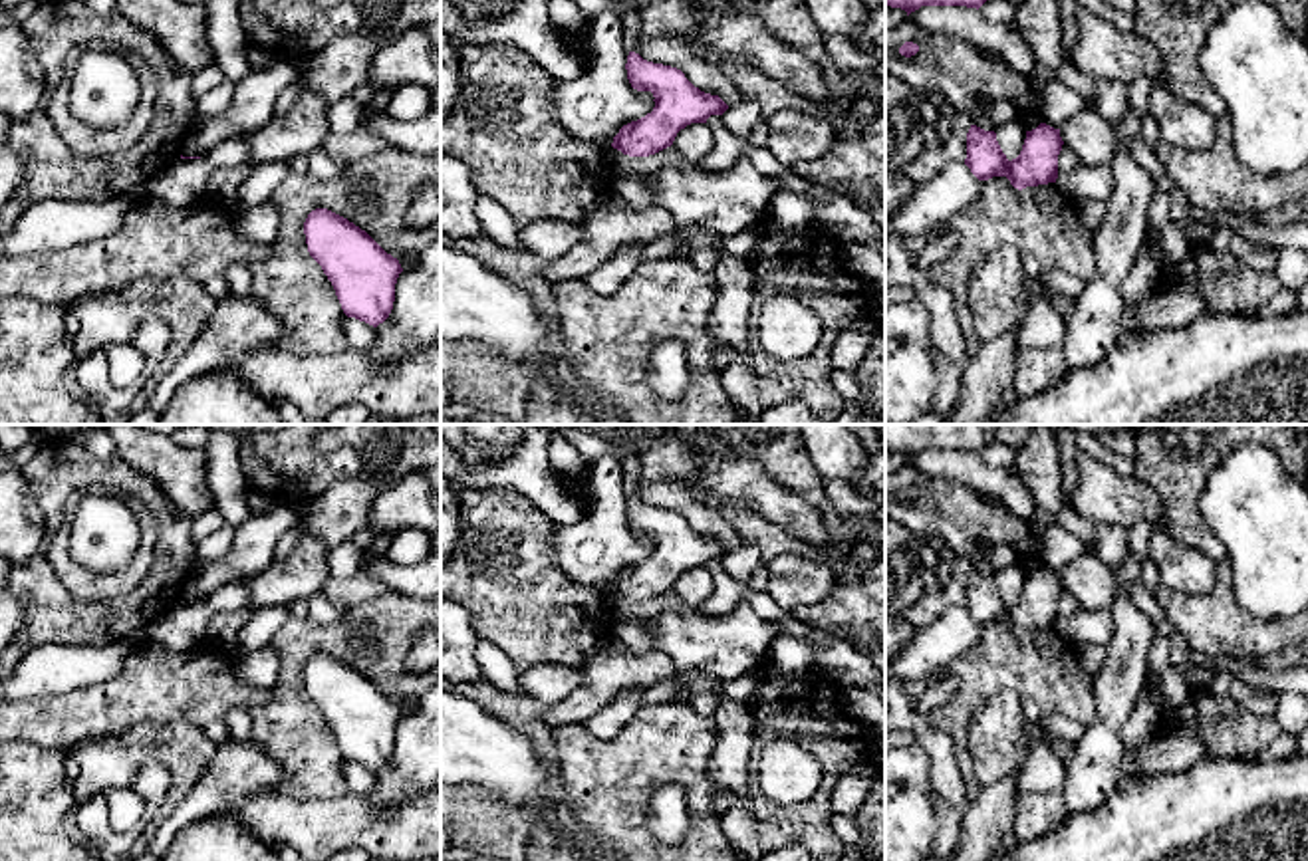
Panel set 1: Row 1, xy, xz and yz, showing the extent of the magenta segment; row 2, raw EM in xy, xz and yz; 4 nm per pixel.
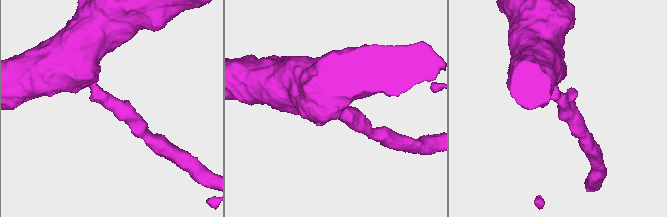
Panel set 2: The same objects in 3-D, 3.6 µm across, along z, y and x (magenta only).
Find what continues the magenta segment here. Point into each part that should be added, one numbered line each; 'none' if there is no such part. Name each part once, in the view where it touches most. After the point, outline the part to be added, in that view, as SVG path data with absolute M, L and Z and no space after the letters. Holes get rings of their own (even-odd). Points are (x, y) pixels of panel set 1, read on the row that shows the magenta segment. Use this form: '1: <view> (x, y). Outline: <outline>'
none

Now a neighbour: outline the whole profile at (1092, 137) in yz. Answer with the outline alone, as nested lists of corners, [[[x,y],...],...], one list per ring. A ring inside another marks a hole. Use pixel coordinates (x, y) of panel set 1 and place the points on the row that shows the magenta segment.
[[[1086,105],[1060,127],[1060,137],[1086,165],[1112,165],[1119,145],[1113,125]]]

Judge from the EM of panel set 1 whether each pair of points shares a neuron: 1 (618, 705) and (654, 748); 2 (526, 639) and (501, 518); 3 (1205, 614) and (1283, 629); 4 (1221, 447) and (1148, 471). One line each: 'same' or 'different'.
1: different
2: same
3: same
4: same

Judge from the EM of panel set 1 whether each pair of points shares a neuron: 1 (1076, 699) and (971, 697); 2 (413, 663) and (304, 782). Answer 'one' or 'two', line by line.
1: one
2: two

